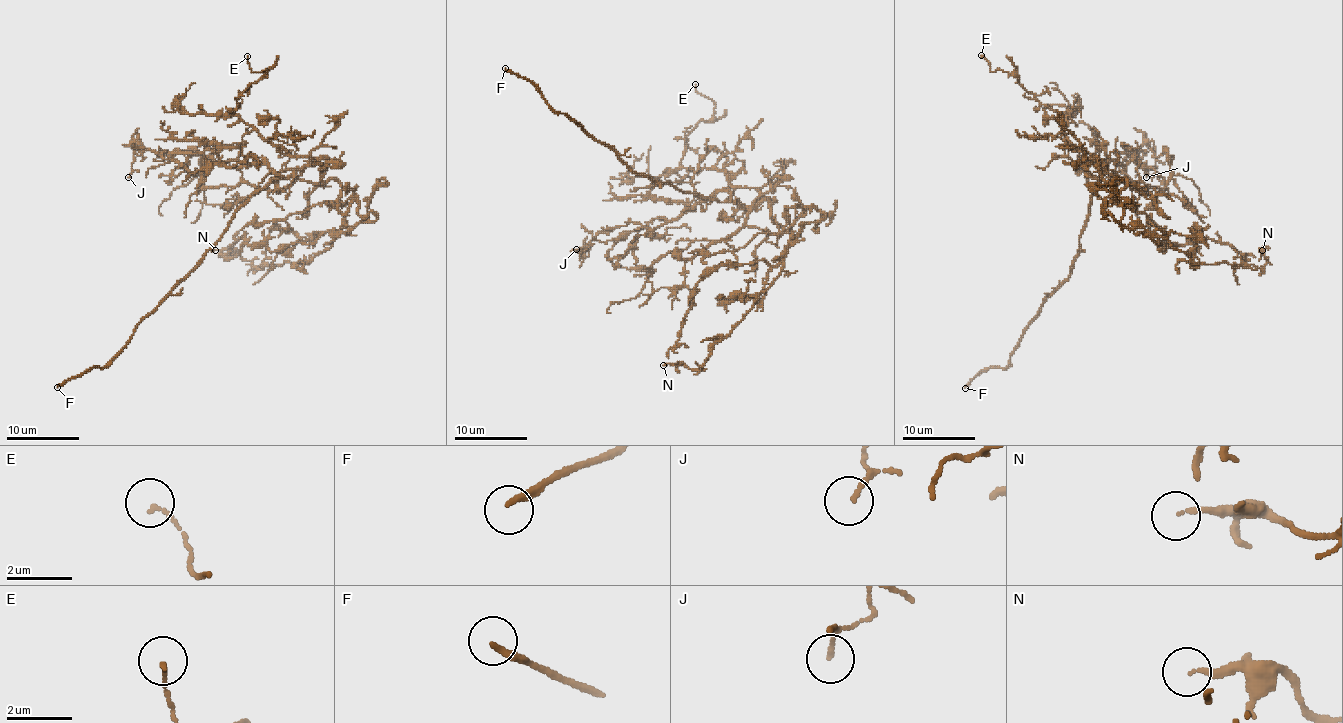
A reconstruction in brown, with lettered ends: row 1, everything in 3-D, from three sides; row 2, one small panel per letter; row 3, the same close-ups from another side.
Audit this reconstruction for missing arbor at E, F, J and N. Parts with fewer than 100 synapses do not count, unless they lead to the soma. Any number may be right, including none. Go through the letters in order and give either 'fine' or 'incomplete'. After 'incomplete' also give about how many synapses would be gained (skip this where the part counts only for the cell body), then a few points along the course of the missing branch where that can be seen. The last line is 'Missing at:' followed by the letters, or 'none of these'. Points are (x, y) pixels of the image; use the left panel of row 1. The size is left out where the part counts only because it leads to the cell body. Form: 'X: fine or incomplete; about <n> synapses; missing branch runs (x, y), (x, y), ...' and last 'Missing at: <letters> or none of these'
E: fine
F: incomplete
J: fine
N: fine
Missing at: F

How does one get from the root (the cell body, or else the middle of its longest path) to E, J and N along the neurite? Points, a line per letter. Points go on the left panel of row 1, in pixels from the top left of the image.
E: (327, 166), (325, 159), (285, 155), (233, 112), (237, 97), (262, 79), (267, 70), (253, 72), (247, 56)
J: (327, 166), (325, 159), (311, 159), (280, 177), (266, 164), (220, 161), (188, 172), (141, 144), (128, 177)
N: (327, 166), (338, 208), (354, 201), (374, 221), (343, 228), (304, 264), (256, 268), (215, 250)

